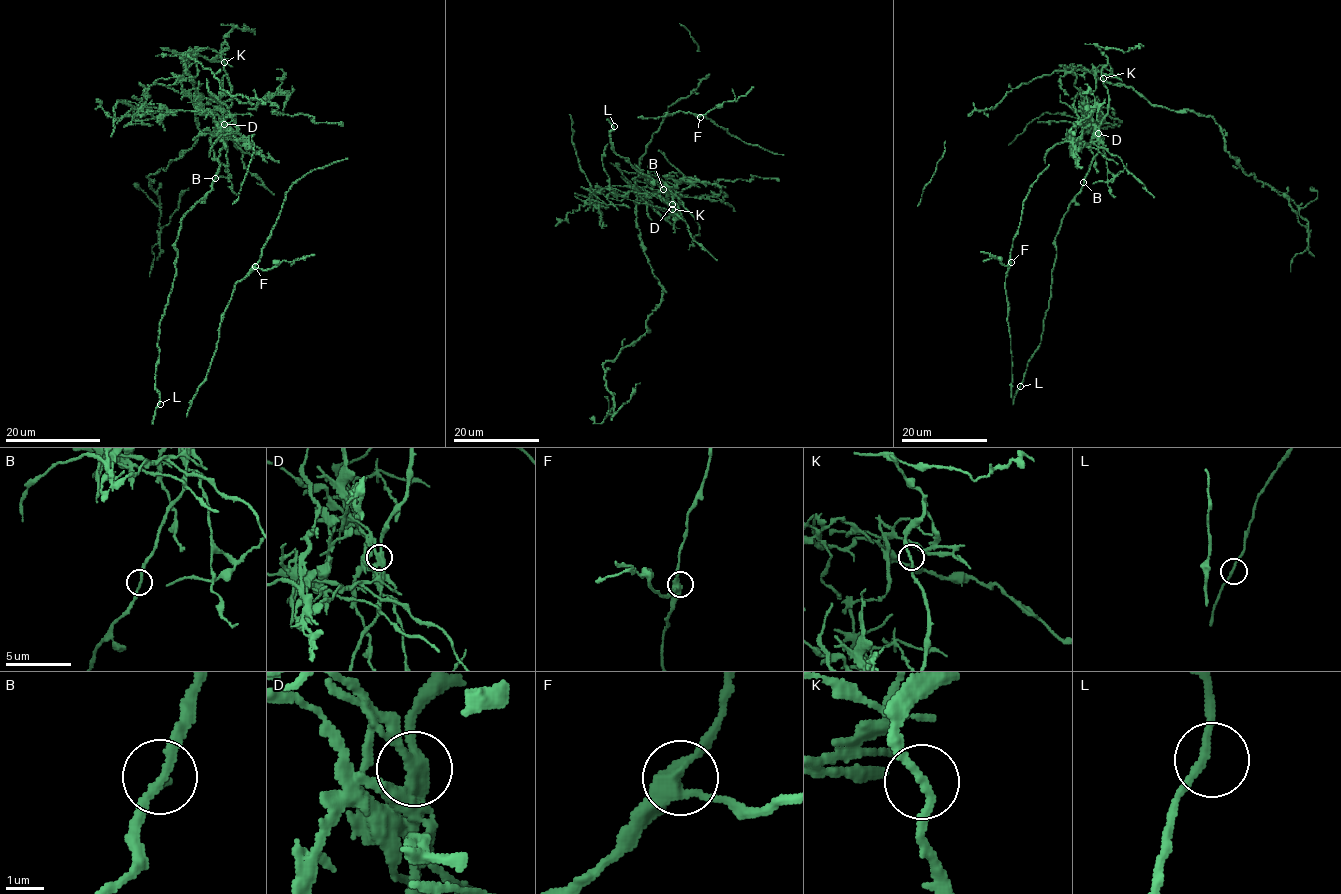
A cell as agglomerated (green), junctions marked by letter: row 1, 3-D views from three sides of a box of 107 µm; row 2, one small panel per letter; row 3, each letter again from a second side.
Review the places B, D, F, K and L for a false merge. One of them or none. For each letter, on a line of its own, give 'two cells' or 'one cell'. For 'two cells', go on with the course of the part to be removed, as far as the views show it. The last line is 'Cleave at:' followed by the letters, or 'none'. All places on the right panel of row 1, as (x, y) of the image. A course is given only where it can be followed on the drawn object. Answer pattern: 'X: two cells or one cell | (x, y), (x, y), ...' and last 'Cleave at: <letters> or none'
B: one cell
D: two cells | (1098, 133), (1068, 72), (1210, 116), (1241, 169), (1290, 199), (1308, 226), (1276, 191)
F: one cell
K: one cell
L: one cell
Cleave at: D

